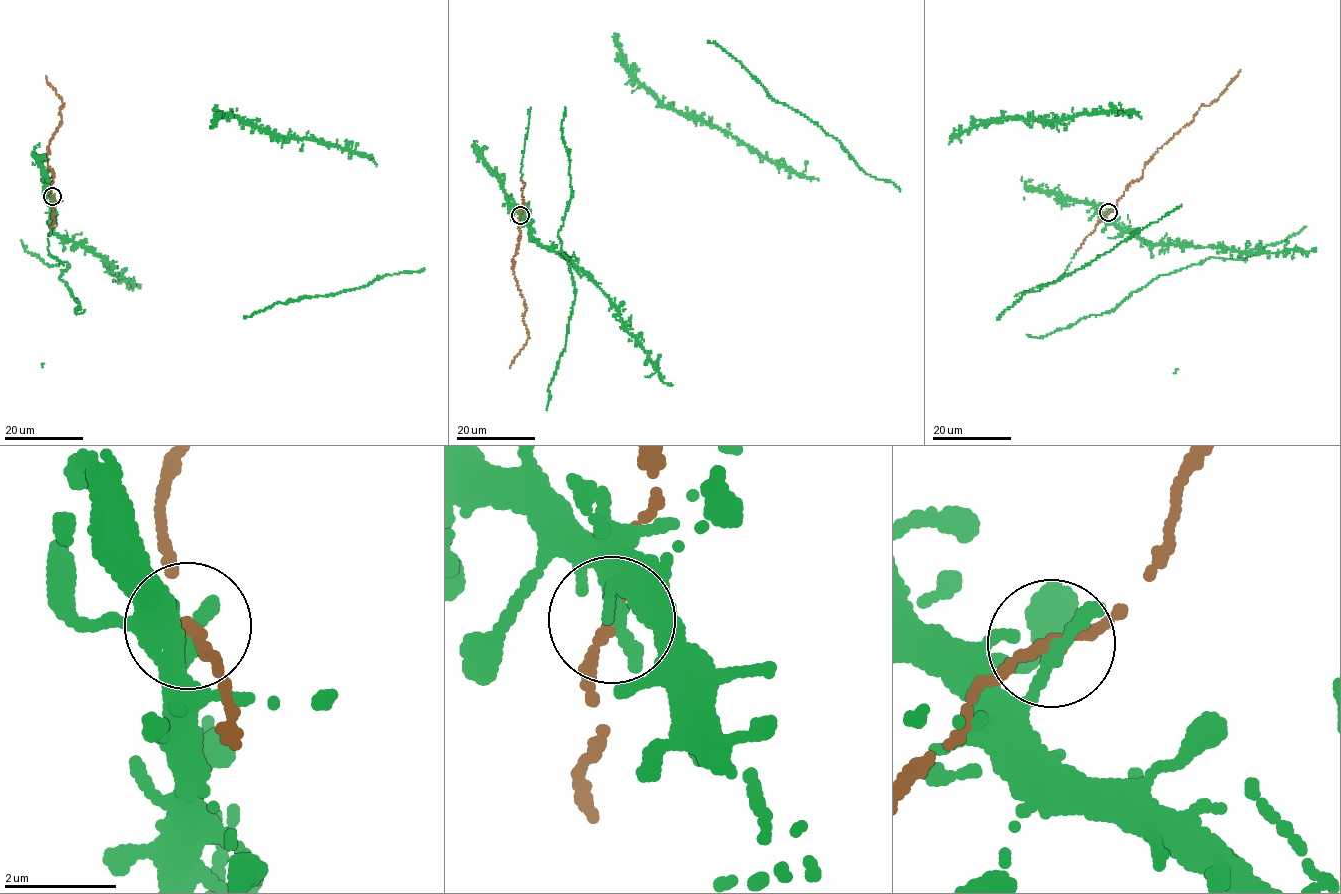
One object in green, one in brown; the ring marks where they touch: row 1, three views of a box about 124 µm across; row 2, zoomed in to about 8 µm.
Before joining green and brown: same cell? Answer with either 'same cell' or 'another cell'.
same cell

